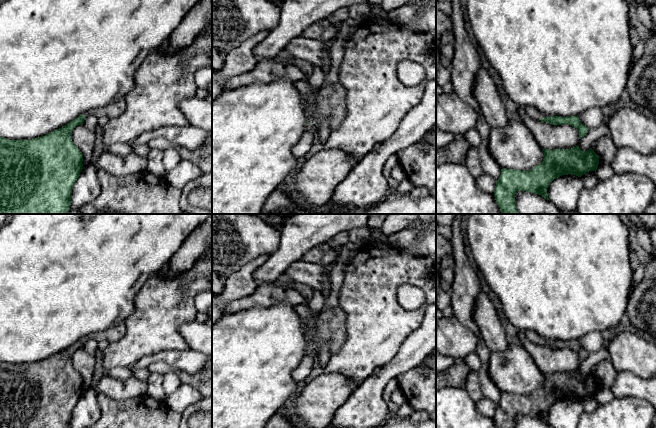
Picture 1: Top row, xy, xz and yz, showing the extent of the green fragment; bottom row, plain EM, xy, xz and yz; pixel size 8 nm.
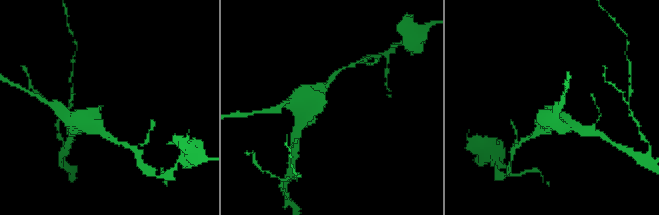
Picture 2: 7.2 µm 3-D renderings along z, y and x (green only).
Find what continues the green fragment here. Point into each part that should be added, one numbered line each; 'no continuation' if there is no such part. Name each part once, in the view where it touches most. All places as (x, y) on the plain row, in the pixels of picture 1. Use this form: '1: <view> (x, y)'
1: yz (534, 337)

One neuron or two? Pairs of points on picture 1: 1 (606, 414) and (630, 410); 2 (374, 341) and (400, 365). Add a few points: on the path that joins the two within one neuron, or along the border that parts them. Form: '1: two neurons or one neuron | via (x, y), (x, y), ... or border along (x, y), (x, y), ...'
1: one neuron | via (612, 414), (624, 414)
2: two neurons | border along (405, 338), (396, 354), (381, 367)

